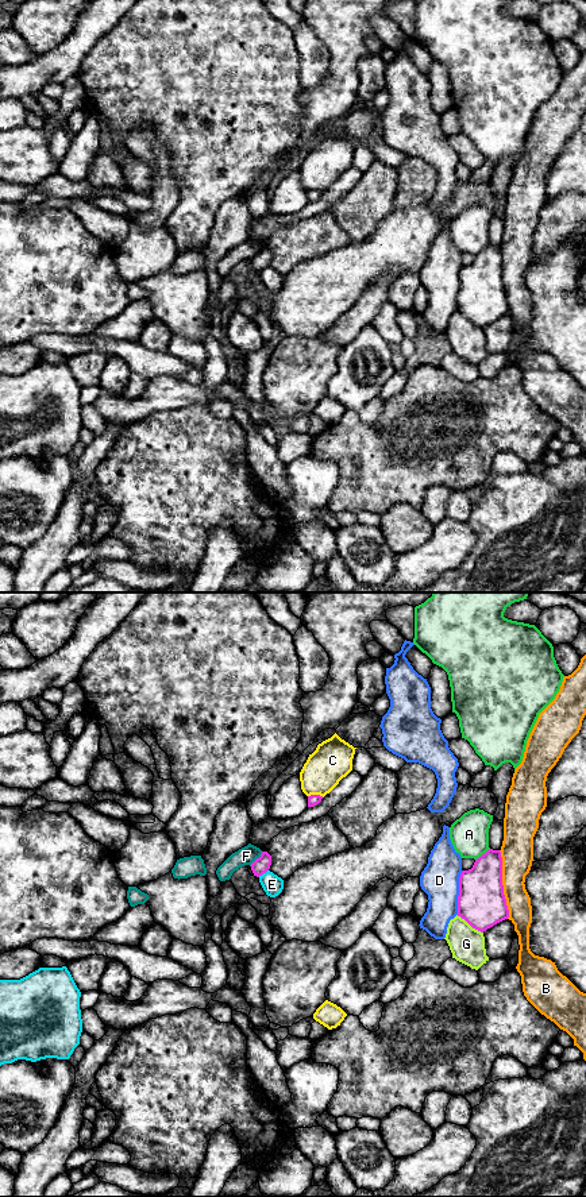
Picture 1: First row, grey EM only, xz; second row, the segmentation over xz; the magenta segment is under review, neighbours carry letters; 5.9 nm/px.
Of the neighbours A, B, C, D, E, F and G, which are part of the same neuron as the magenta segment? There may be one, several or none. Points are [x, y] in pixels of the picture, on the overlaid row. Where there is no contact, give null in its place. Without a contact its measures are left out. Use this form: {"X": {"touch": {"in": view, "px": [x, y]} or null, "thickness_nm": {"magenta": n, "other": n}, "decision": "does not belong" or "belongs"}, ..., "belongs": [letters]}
{"A": {"touch": {"in": "xz", "px": [482, 854]}, "thickness_nm": {"magenta": 280, "other": 240}, "decision": "does not belong"}, "B": {"touch": {"in": "xz", "px": [501, 884]}, "thickness_nm": {"magenta": 280, "other": 190}, "decision": "does not belong"}, "C": {"touch": {"in": "xz", "px": [316, 795]}, "thickness_nm": {"magenta": 60, "other": 240}, "decision": "does not belong"}, "D": {"touch": {"in": "xz", "px": [459, 892]}, "thickness_nm": {"magenta": 280, "other": 220}, "decision": "does not belong"}, "E": {"touch": {"in": "xz", "px": [262, 873]}, "thickness_nm": {"magenta": 100, "other": 120}, "decision": "does not belong"}, "F": {"touch": {"in": "xz", "px": [257, 858]}, "thickness_nm": {"magenta": 100, "other": 110}, "decision": "does not belong"}, "G": {"touch": {"in": "xz", "px": [470, 925]}, "thickness_nm": {"magenta": 280, "other": 200}, "decision": "does not belong"}, "belongs": []}

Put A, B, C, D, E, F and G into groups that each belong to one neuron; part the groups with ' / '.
A / B / C / D / E / F / G

